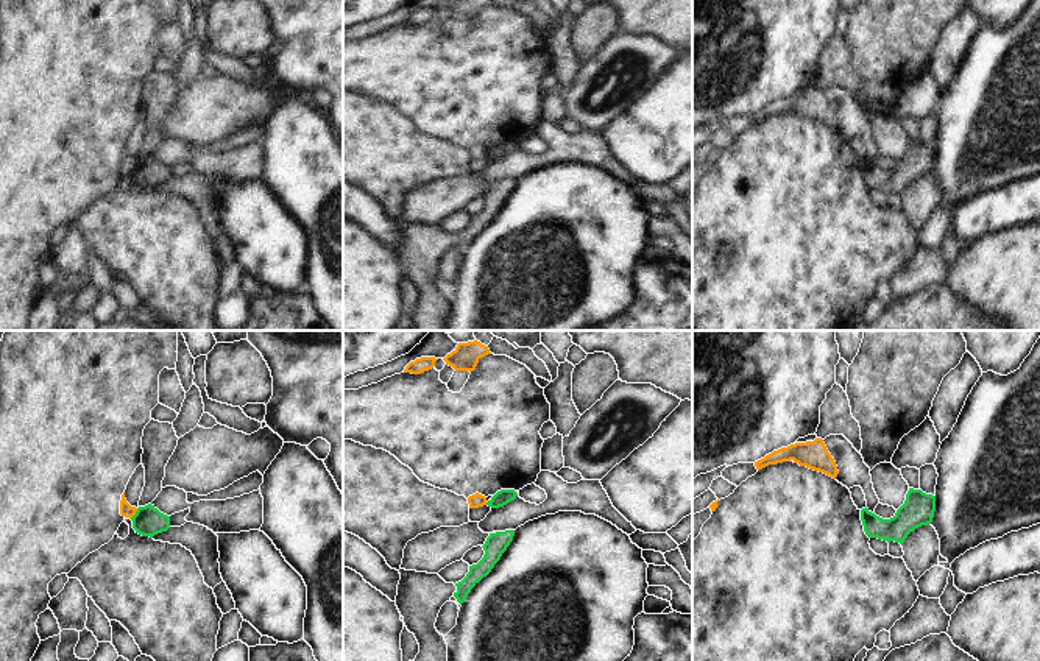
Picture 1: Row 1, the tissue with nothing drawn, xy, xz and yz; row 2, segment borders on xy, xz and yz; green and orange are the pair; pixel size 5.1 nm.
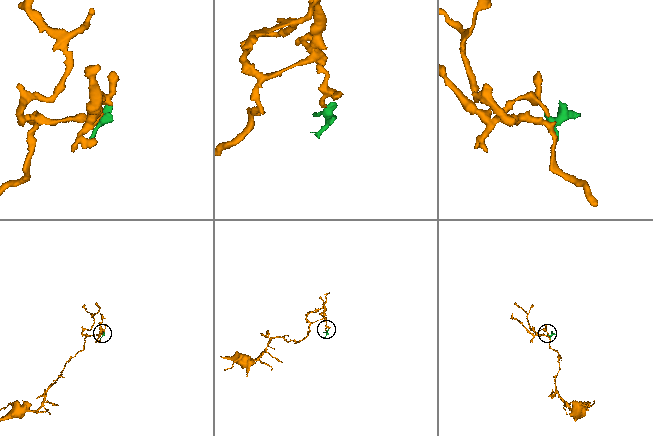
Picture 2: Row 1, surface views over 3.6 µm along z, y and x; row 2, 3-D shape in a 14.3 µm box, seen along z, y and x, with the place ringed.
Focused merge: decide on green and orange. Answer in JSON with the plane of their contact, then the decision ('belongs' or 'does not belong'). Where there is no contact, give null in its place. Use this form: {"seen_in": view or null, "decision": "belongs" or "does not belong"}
{"seen_in": "xy", "decision": "does not belong"}

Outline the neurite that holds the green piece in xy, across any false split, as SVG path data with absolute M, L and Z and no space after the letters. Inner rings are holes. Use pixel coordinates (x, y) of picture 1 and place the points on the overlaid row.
M151 504L139 507L131 521L136 533L142 536L153 538L154 535L167 532L170 528L170 516L161 513Z

